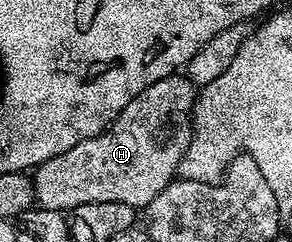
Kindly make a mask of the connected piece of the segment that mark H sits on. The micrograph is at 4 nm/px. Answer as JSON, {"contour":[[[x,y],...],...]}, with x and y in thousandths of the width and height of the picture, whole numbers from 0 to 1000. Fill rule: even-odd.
{"contour":[[[623,302],[562,318],[479,380],[455,438],[473,442],[486,479],[459,463],[455,438],[438,438],[329,566],[274,583],[233,632],[178,649],[123,694],[110,736],[127,851],[216,880],[342,831],[411,831],[411,847],[452,847],[462,864],[510,855],[610,723],[610,686],[658,554],[658,508],[640,488],[654,409],[658,347]]]}

